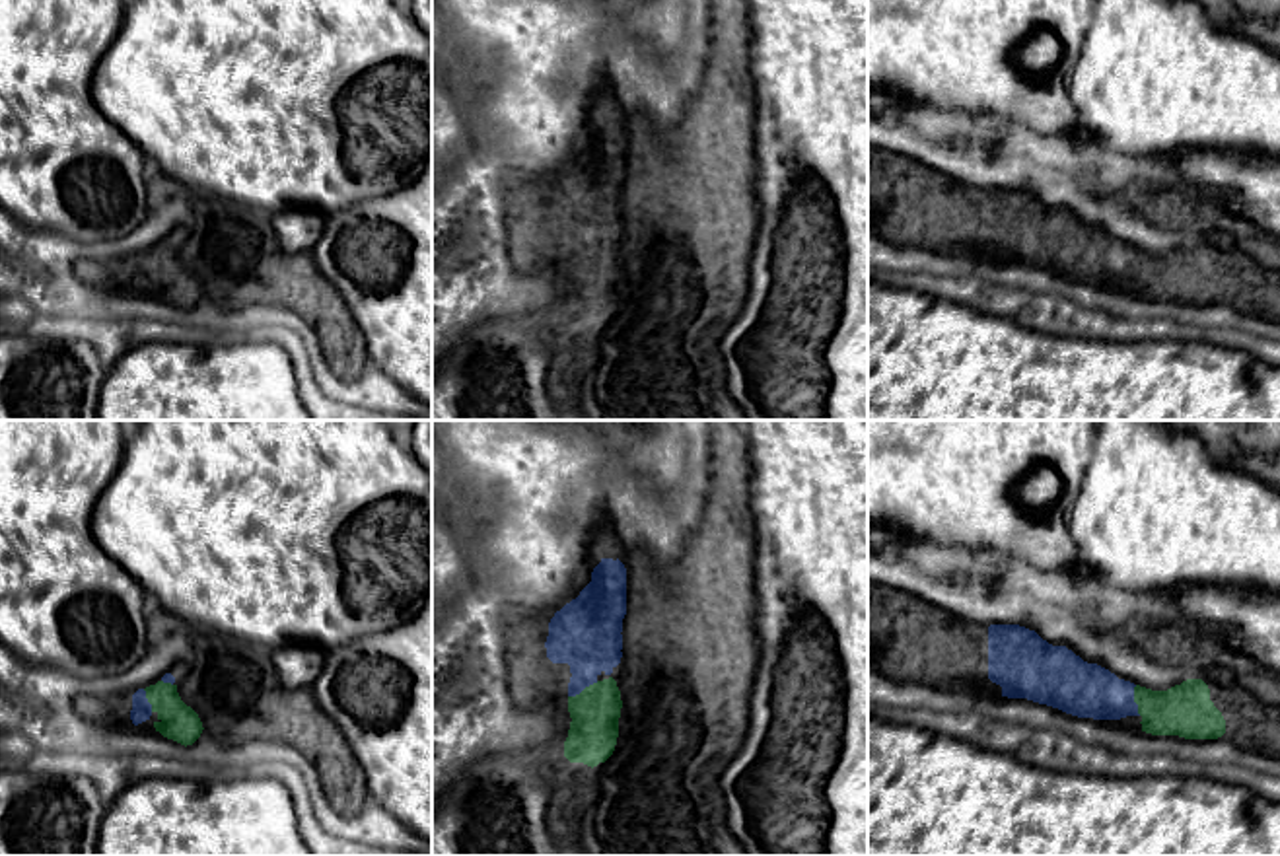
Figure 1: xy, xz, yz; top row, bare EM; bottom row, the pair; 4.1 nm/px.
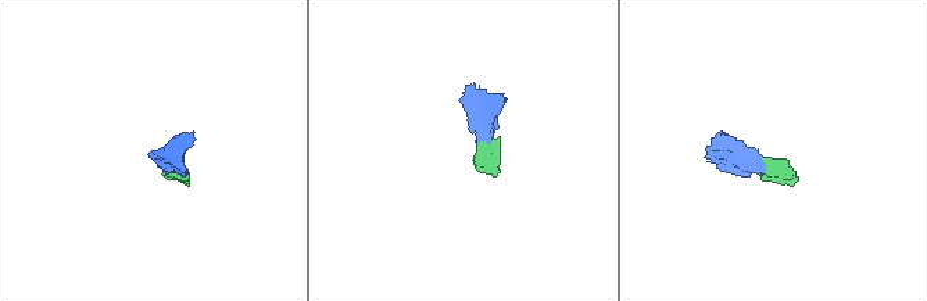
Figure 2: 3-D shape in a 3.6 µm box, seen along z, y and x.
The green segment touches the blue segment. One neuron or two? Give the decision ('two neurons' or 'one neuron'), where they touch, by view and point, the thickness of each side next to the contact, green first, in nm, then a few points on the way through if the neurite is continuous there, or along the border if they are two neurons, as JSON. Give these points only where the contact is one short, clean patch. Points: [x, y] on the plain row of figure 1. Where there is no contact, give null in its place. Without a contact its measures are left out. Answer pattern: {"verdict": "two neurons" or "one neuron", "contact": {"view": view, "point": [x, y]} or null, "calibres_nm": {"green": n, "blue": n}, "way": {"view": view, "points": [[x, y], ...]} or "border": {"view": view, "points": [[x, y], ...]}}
{"verdict": "one neuron", "contact": {"view": "yz", "point": [1135, 265]}, "calibres_nm": {"green": 220, "blue": 220}, "way": {"view": "yz", "points": [[1185, 275], [1160, 275], [1135, 265], [1109, 263], [1076, 251]]}}

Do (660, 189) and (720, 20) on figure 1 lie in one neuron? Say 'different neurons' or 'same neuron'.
same neuron

